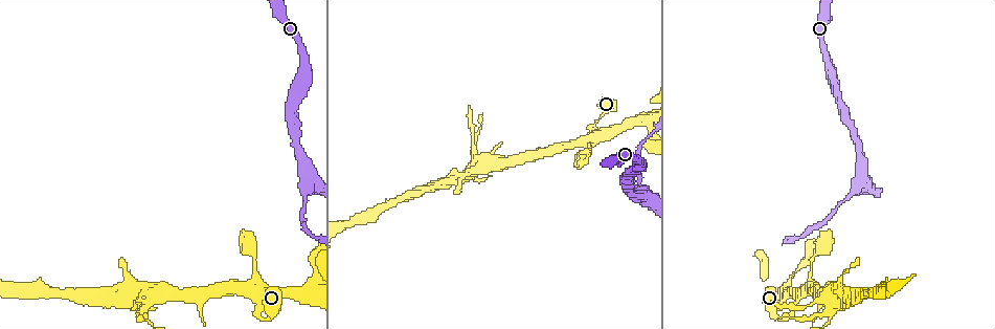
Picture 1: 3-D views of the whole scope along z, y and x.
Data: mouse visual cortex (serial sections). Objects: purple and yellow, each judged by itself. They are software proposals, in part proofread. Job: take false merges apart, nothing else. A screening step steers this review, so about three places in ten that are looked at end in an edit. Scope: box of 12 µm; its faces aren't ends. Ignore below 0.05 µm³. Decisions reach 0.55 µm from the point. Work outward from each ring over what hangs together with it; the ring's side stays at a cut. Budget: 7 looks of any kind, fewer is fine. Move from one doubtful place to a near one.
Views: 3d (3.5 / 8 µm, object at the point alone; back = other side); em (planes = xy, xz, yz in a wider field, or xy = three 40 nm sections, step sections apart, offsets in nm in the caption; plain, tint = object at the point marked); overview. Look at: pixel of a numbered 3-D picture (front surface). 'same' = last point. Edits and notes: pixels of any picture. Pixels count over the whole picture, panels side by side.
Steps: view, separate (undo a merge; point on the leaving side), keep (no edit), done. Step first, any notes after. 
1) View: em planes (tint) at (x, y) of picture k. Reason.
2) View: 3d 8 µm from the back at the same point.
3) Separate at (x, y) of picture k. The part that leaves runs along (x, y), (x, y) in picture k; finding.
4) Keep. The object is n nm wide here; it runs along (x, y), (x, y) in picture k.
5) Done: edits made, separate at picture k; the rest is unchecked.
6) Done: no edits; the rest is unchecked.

View: 3d 3.5 µm at (594, 135) of picture 1. Four-way junction.

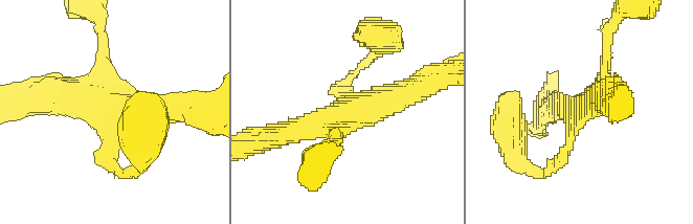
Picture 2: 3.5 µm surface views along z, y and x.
View: em xy step 3 (tint) at (112, 116) of picture 2.

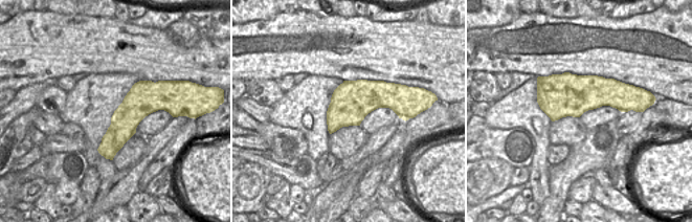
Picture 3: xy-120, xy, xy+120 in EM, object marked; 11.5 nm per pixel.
Keep. 4 arms meet here; it runs along (118, 171), (115, 119), (54, 97) in picture 2; one cell here.

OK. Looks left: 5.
View: 3d 3.5 µm at (638, 180) of picture 1. Calibre changes.

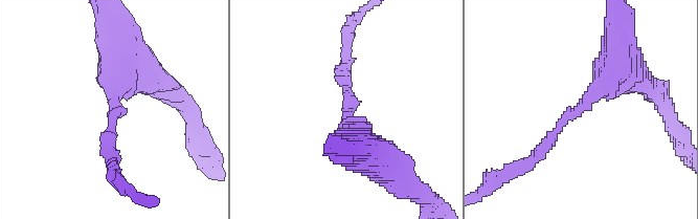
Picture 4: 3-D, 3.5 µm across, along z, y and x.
Keep. The arms are 200, 600 nm wide; it runs along (617, 49), (610, 75), (535, 159) in picture 4; all the same cell.

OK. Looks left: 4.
View: 3d 3.5 µm at (149, 301) of picture 1. Abrupt turn.

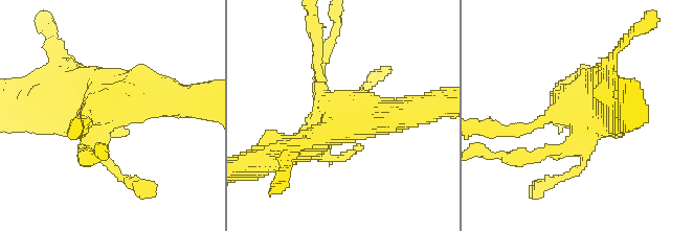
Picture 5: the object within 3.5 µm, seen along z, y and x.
Keep. It runs along (403, 115), (339, 123), (274, 155) in picture 5; one cell here.

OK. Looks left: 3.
Done: no edits; the rest is unchecked.

